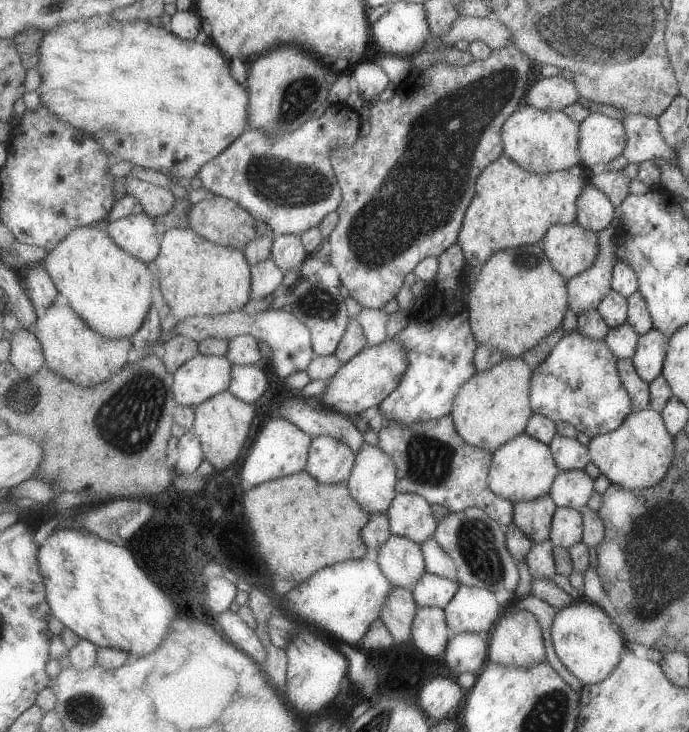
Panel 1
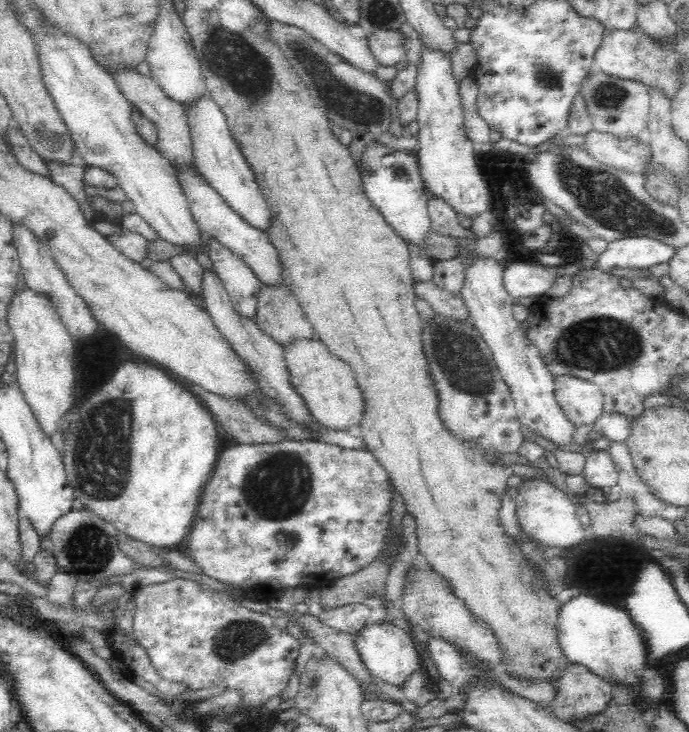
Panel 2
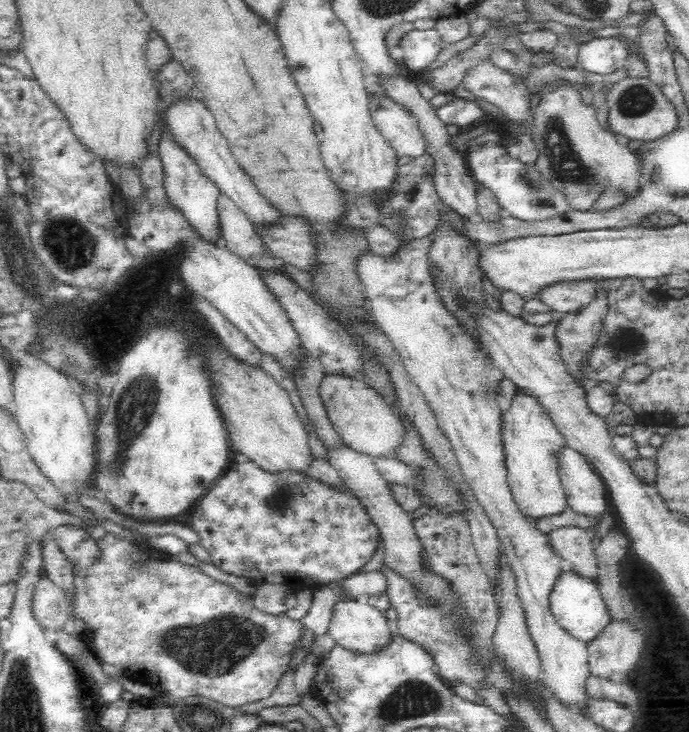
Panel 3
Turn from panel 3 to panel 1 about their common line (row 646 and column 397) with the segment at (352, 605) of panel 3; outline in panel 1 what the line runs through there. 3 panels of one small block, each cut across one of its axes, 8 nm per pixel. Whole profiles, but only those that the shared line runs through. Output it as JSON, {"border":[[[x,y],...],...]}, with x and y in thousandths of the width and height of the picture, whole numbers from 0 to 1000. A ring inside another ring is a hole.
{"border":[[[562,463],[552,473],[534,473],[515,489],[495,501],[478,519],[476,529],[463,545],[472,556],[517,572],[527,560],[552,555],[553,549],[581,526],[592,504],[592,480],[572,463]]]}

